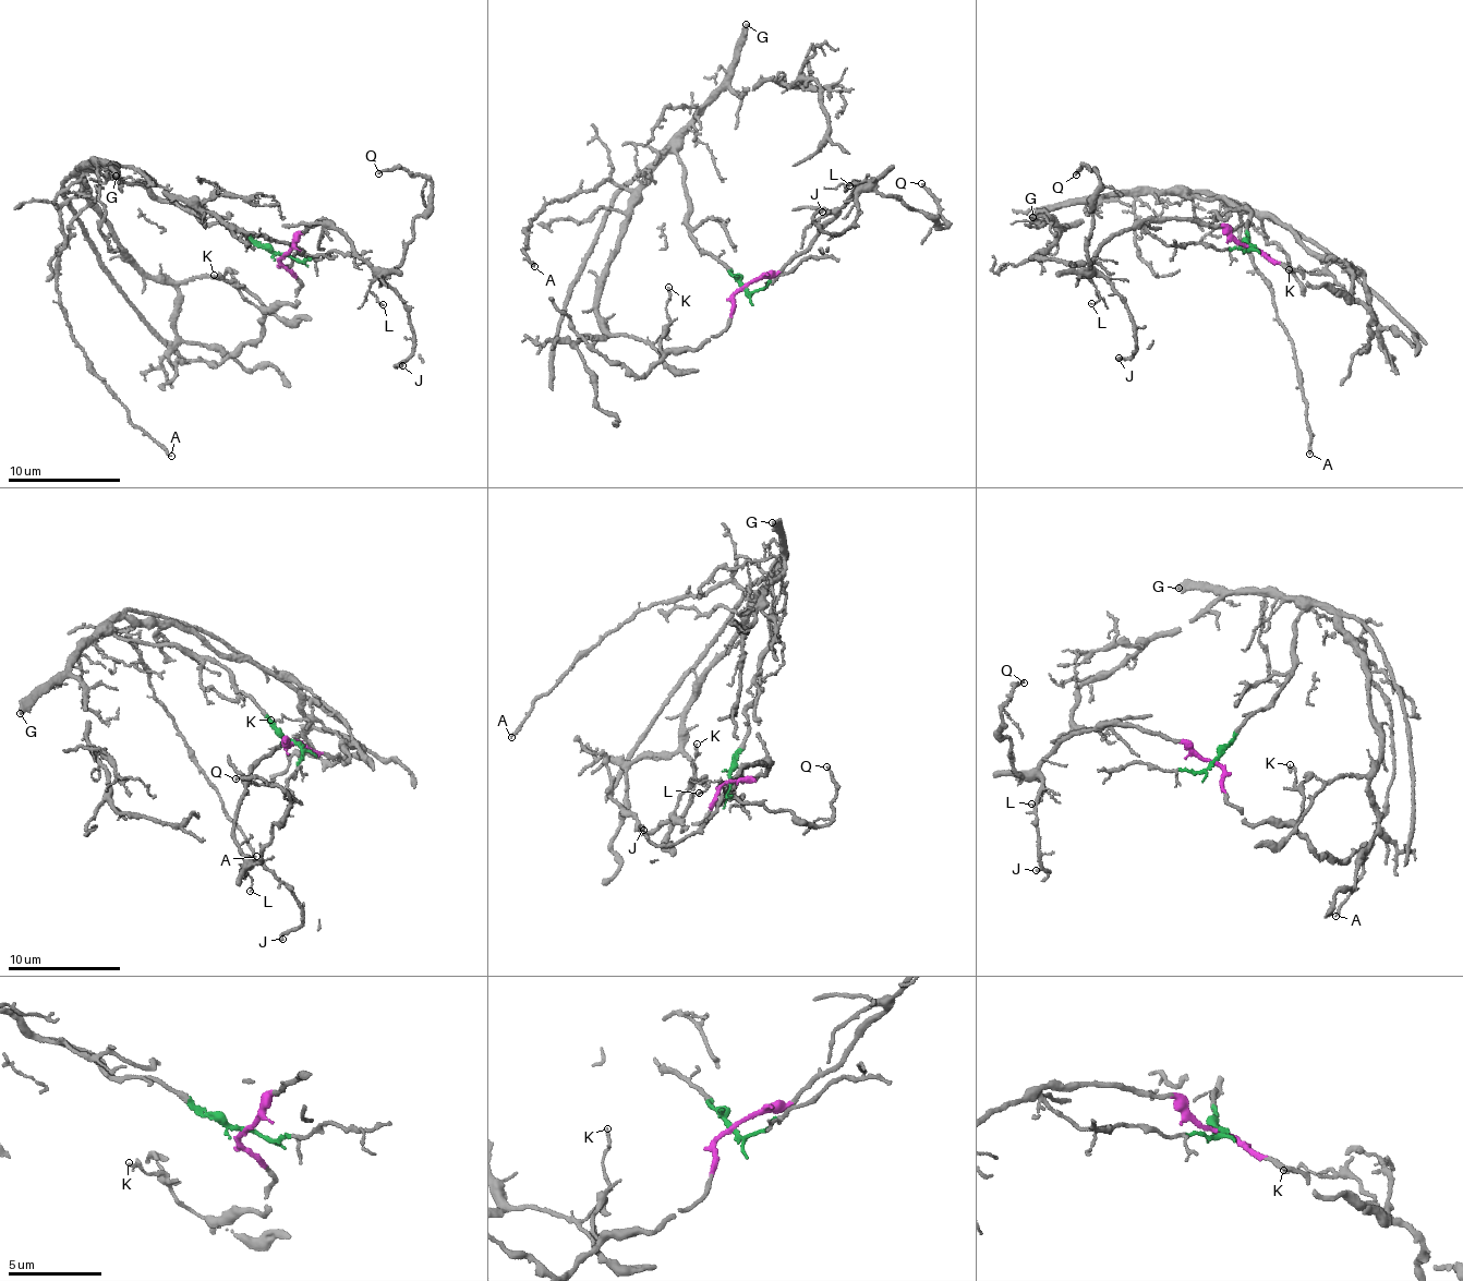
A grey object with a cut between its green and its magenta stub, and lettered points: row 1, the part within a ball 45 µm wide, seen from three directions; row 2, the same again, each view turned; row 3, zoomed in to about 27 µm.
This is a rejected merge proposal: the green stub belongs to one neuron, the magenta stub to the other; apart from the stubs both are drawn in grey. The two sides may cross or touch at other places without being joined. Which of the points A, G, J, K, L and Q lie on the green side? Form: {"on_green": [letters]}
{"on_green": ["A", "G"]}

